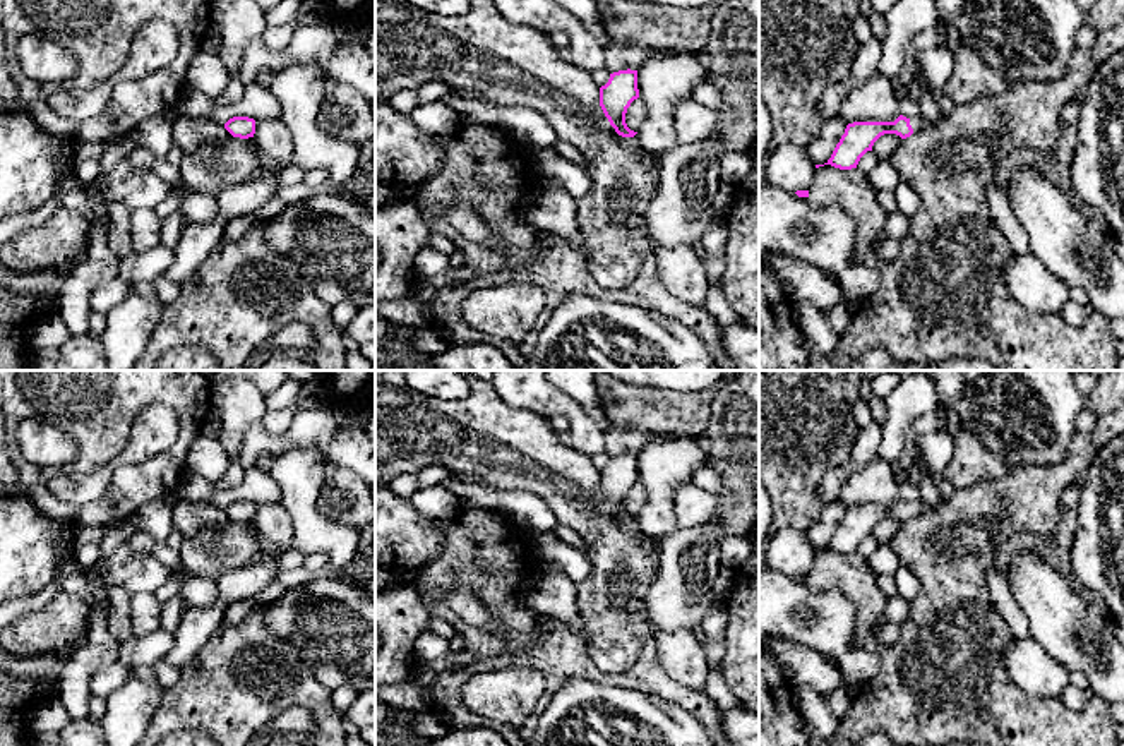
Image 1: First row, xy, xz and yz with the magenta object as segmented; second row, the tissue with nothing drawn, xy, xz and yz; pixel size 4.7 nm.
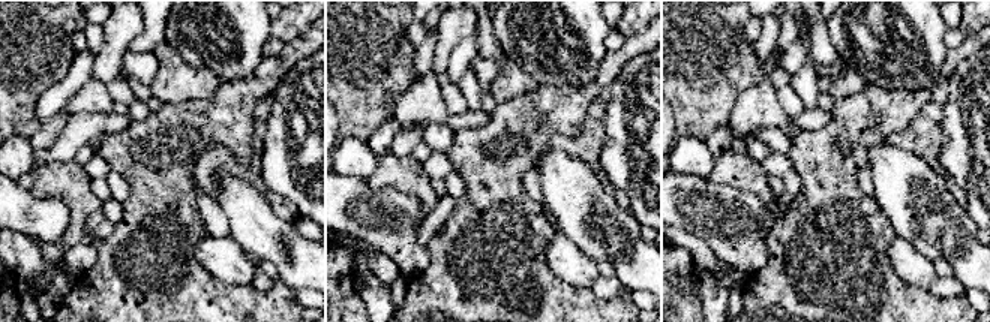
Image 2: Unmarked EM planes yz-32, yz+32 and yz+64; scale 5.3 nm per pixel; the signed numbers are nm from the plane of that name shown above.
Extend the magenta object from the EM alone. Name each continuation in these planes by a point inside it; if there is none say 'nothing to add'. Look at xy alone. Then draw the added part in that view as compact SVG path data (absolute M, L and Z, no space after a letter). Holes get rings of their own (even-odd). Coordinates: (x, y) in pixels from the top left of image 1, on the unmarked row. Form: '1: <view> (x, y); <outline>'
nothing to add

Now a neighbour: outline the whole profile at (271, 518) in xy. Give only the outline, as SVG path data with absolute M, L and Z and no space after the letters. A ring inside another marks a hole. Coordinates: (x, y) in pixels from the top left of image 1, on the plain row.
M283 502L255 504L255 528L271 540L276 552L286 552L293 537L293 521Z

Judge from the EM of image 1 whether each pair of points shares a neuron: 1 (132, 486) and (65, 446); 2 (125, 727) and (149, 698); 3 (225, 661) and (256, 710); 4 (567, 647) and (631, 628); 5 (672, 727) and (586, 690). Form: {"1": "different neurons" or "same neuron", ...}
{"1": "different neurons", "2": "same neuron", "3": "same neuron", "4": "different neurons", "5": "same neuron"}

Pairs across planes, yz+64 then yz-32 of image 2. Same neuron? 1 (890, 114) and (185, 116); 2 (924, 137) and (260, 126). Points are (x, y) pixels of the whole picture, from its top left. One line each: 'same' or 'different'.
1: same
2: same

